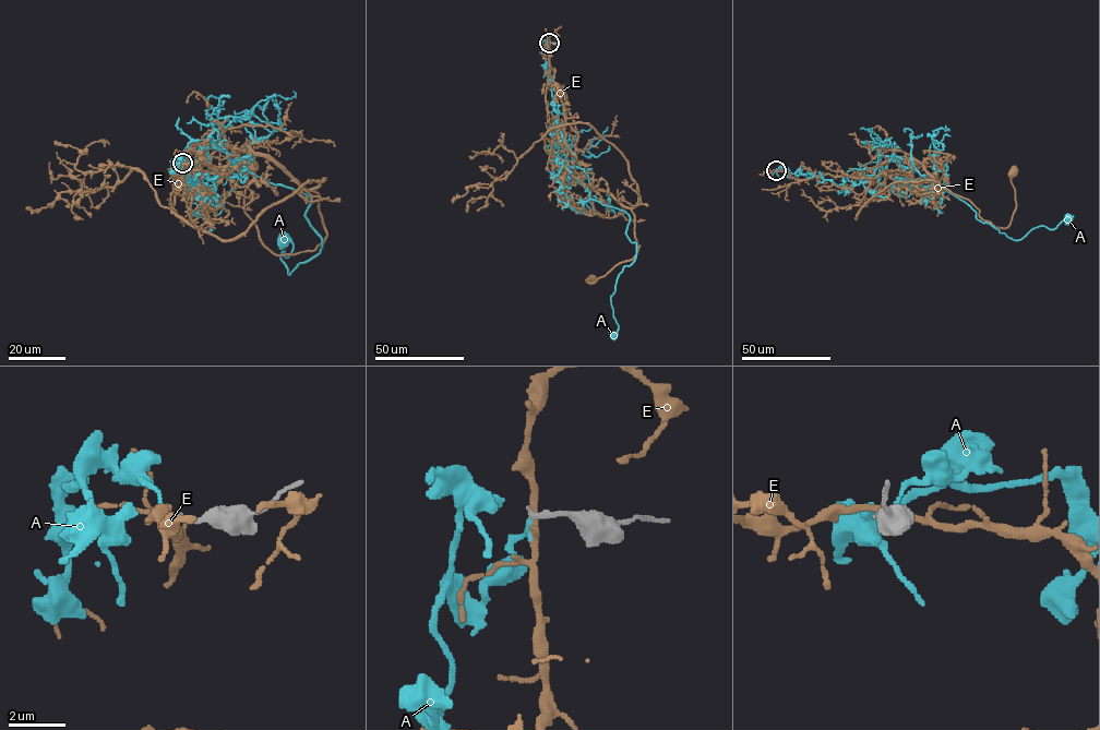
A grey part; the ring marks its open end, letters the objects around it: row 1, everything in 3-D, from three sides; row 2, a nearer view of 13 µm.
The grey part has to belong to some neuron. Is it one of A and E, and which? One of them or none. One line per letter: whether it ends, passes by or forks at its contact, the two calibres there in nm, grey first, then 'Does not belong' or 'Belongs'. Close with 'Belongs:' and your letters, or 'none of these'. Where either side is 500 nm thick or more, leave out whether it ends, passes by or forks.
A: It passes by. Thickness 200 nm (grey) against 130 nm. Does not belong
E: It forks there. Thickness 220 nm (grey) against 200 nm. Does not belong
Belongs: none of these

